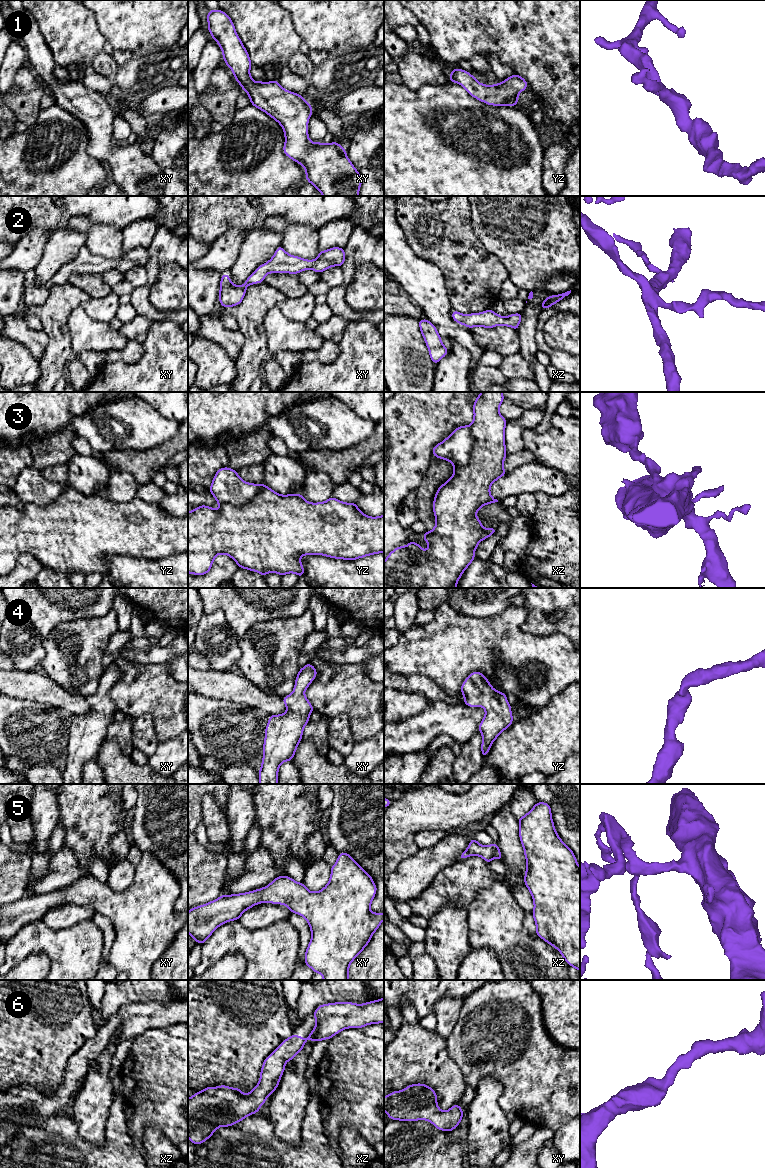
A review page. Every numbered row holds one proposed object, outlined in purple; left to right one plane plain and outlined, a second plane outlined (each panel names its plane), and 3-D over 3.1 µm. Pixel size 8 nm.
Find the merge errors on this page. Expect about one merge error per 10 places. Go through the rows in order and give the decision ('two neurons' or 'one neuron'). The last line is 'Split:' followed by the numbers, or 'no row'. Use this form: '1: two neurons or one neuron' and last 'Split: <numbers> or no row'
1: one neuron
2: one neuron
3: two neurons
4: one neuron
5: one neuron
6: one neuron
Split: 3

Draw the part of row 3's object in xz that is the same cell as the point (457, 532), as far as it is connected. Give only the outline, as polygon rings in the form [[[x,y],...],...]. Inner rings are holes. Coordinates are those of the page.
[[[481,392],[475,400],[471,424],[474,445],[470,458],[465,466],[454,466],[453,476],[436,492],[435,527],[421,534],[429,549],[422,550],[410,540],[407,546],[391,551],[384,561],[384,588],[456,588],[461,575],[475,559],[479,542],[497,531],[497,528],[484,529],[476,513],[483,505],[498,502],[490,495],[490,486],[507,474],[502,467],[507,455],[504,435],[507,421],[499,413],[504,399],[502,392]]]

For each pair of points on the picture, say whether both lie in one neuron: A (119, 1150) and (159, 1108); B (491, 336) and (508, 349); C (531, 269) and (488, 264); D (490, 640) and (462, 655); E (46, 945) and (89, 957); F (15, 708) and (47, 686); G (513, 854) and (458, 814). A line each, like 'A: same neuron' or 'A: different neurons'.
A: different neurons
B: same neuron
C: different neurons
D: same neuron
E: same neuron
F: different neurons
G: different neurons

